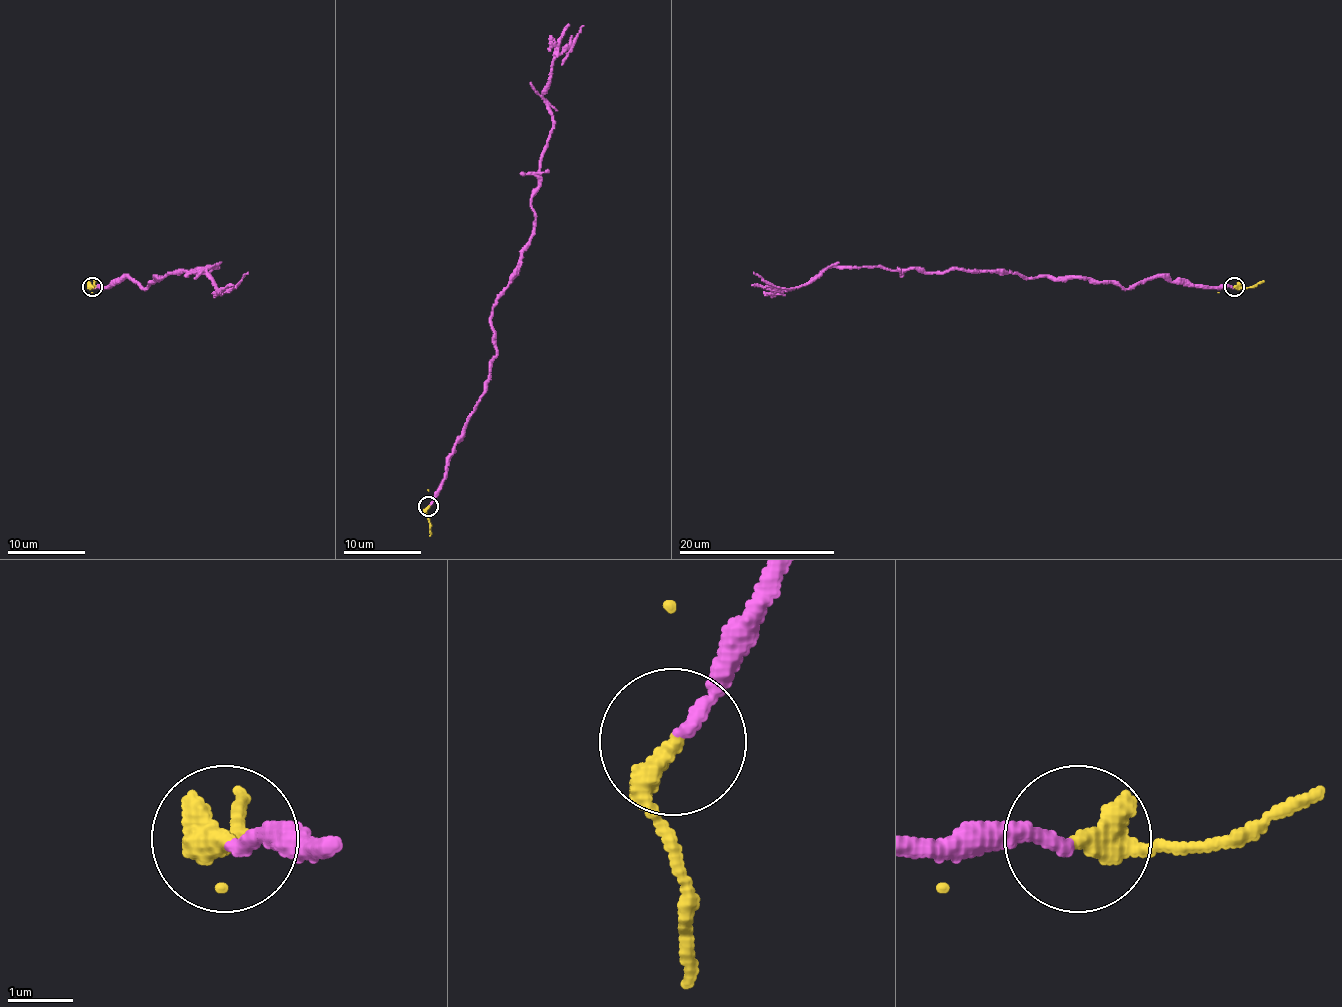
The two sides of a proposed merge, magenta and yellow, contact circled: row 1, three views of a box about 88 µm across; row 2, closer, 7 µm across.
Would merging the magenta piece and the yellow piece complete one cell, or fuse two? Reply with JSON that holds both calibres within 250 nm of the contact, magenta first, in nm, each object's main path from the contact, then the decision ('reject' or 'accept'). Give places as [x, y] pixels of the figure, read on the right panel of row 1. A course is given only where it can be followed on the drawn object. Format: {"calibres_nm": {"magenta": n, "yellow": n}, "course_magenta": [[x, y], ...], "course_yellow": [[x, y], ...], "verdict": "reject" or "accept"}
{"calibres_nm": {"magenta": 240, "yellow": 420}, "course_magenta": [[1233, 288], [1184, 286], [1158, 276], [1123, 288], [1012, 272], [828, 266], [805, 284], [775, 292], [754, 272]], "course_yellow": [[1235, 286], [1250, 288], [1264, 280]], "verdict": "reject"}

